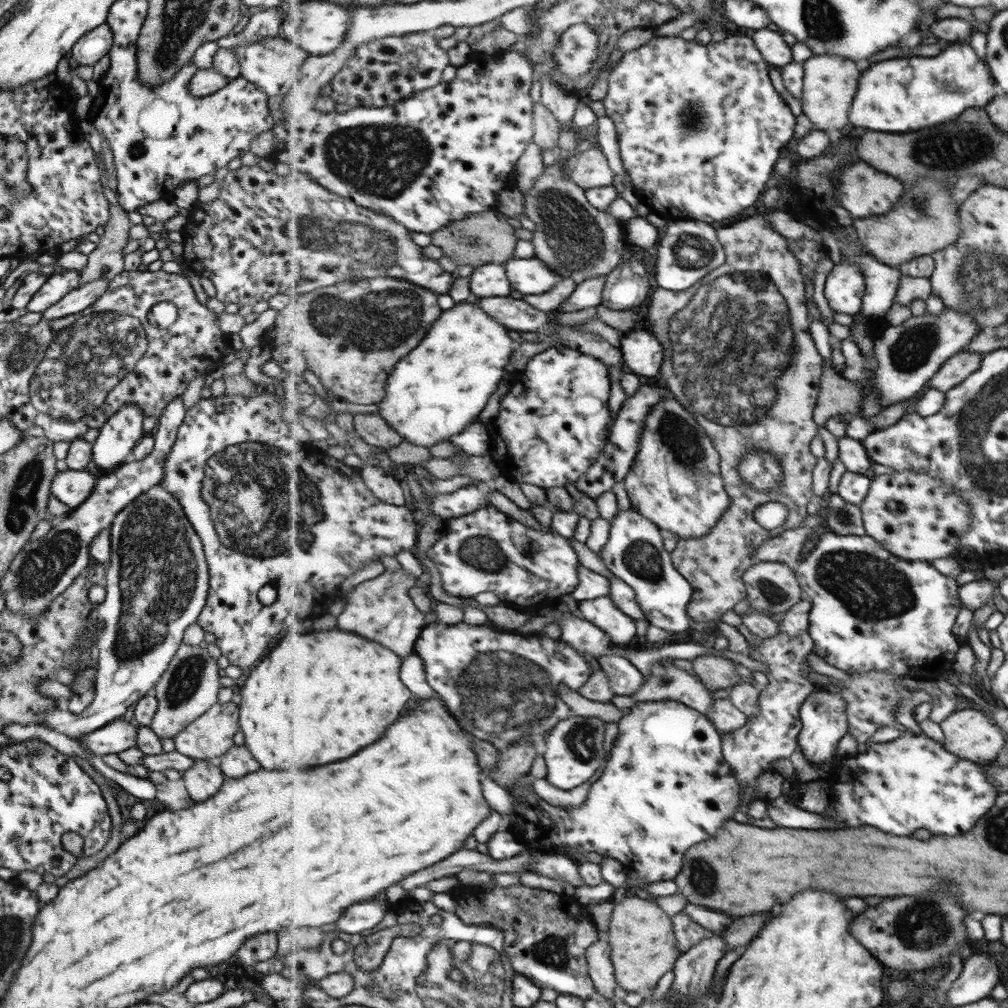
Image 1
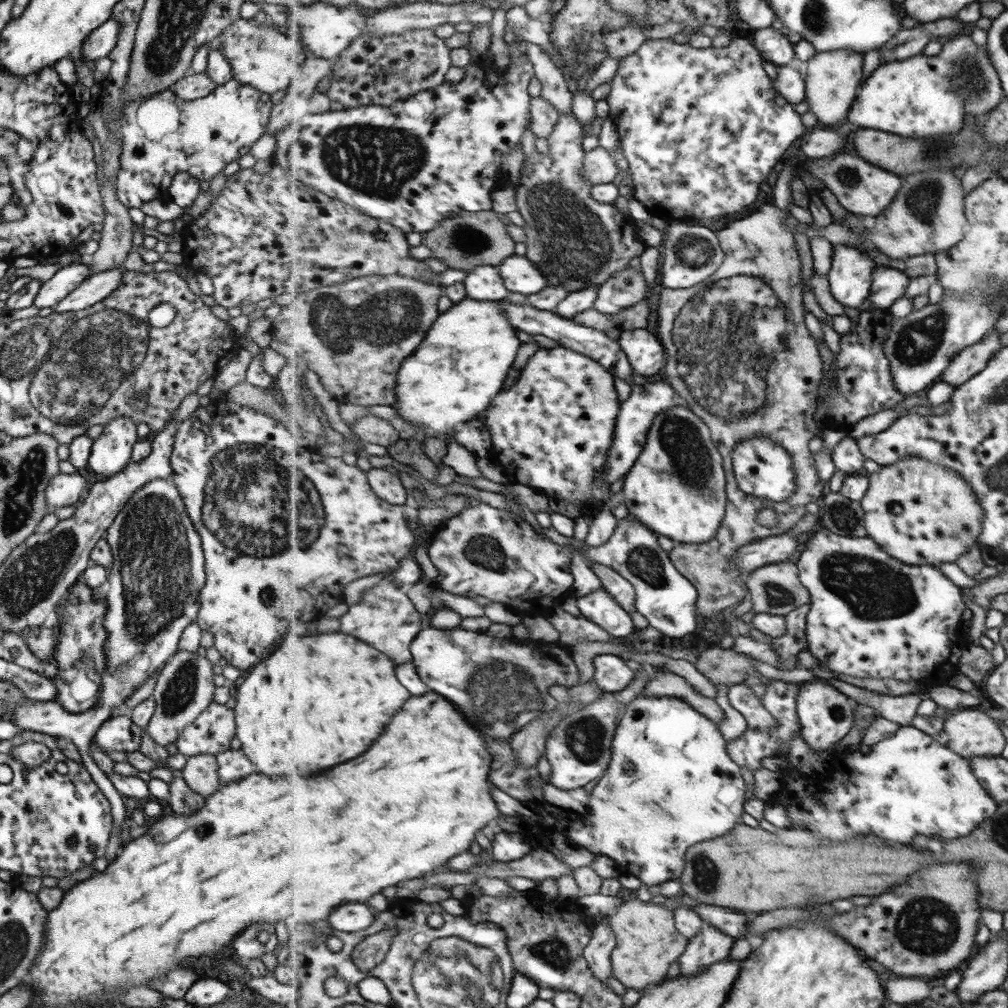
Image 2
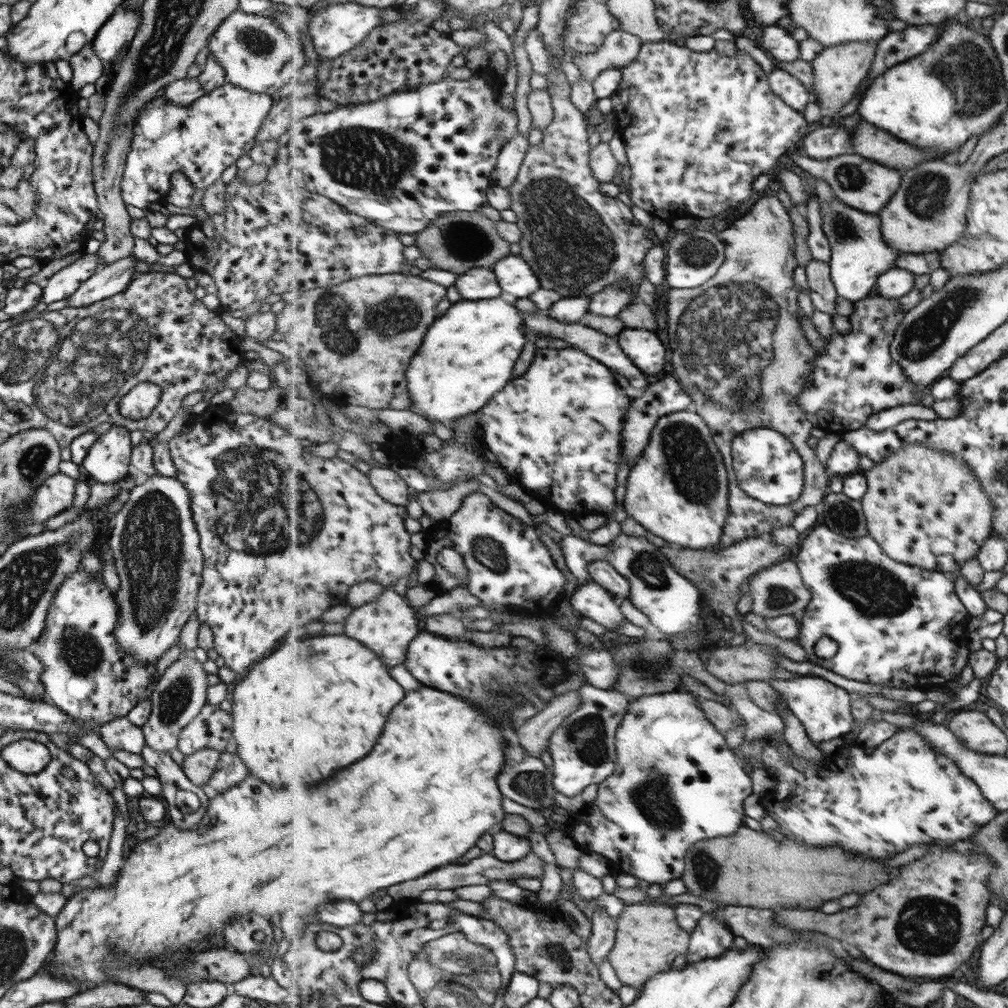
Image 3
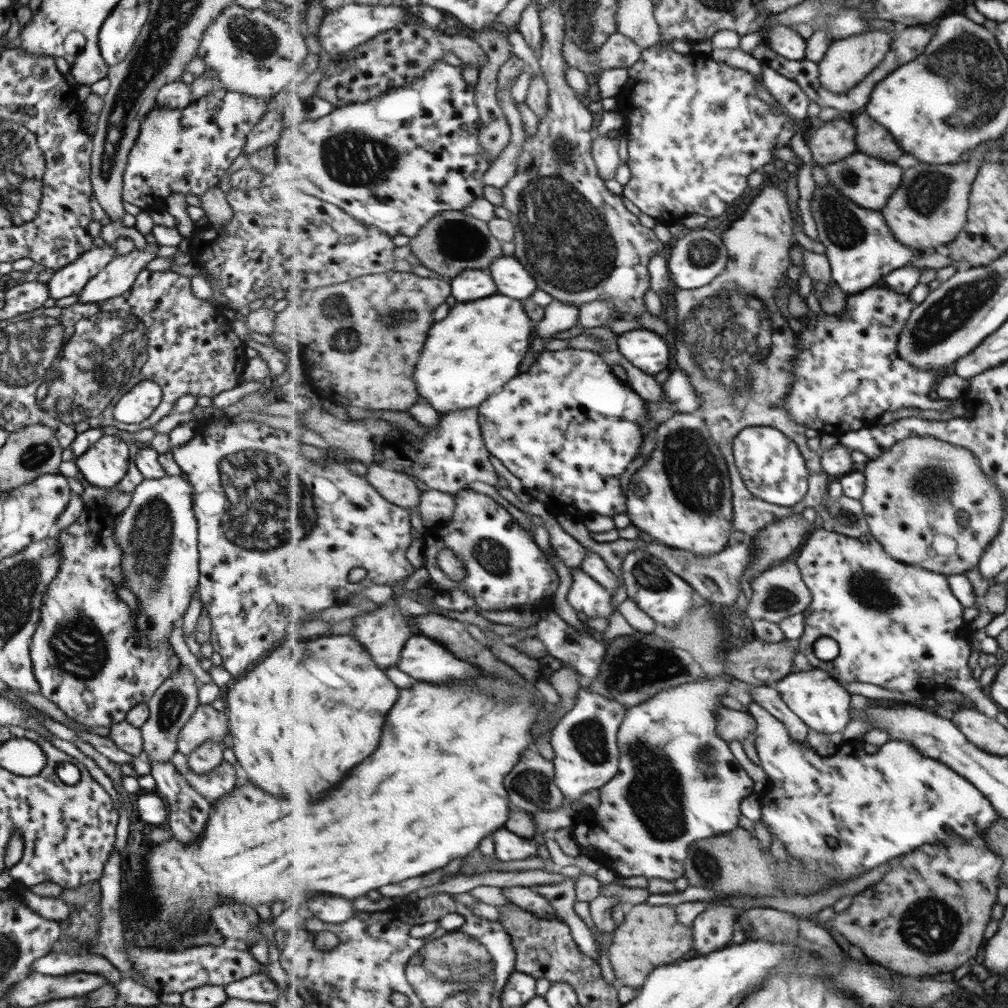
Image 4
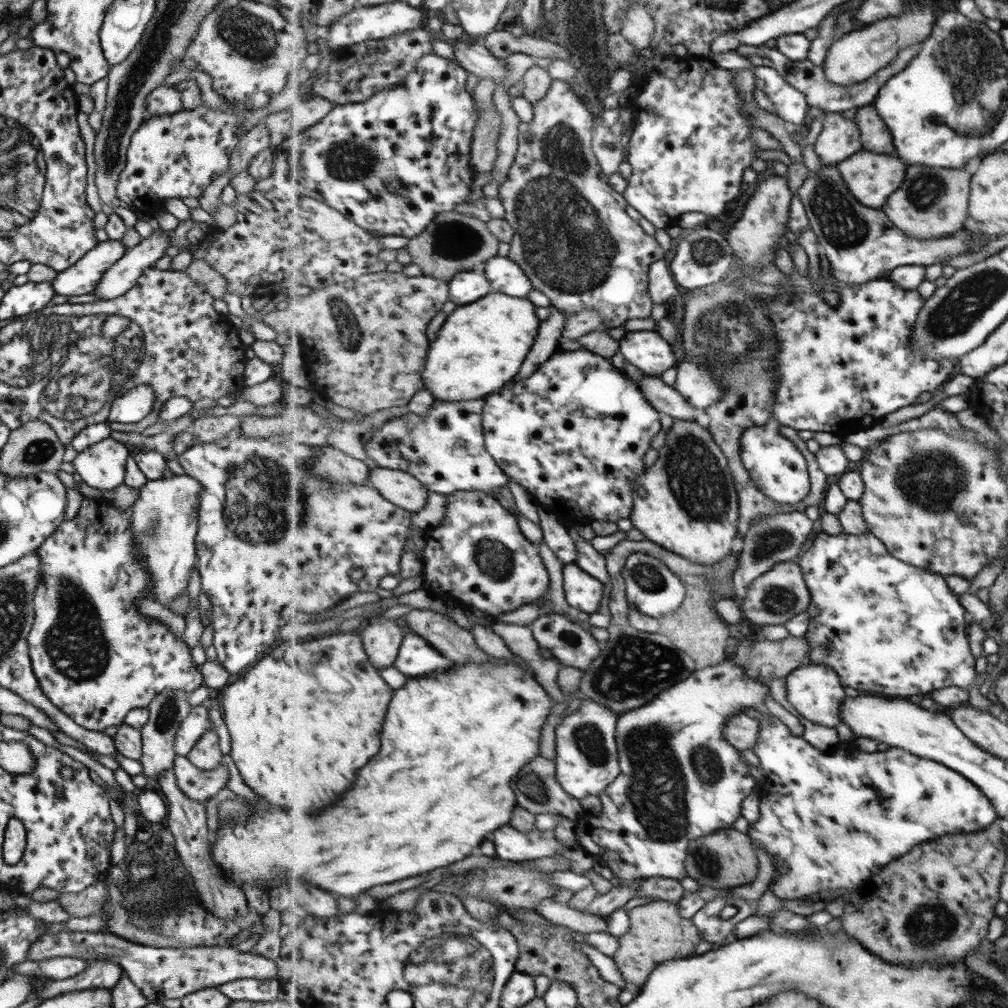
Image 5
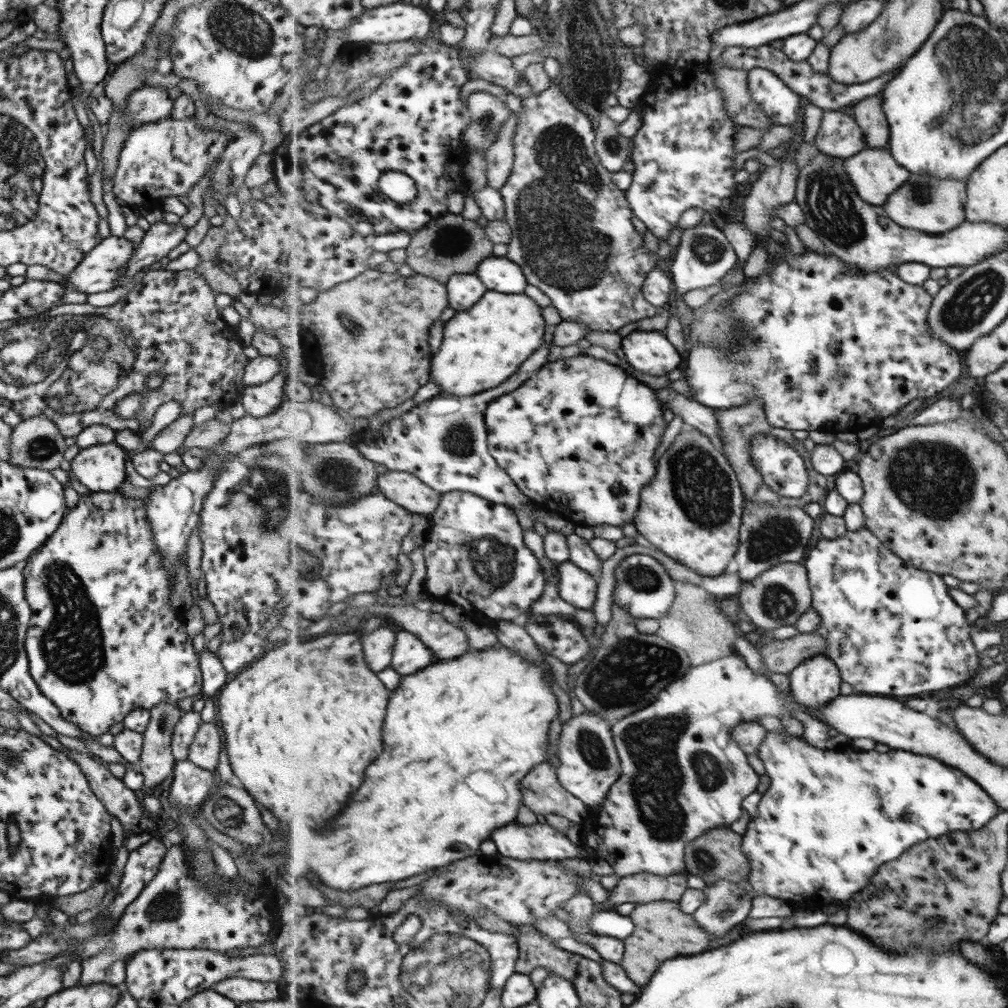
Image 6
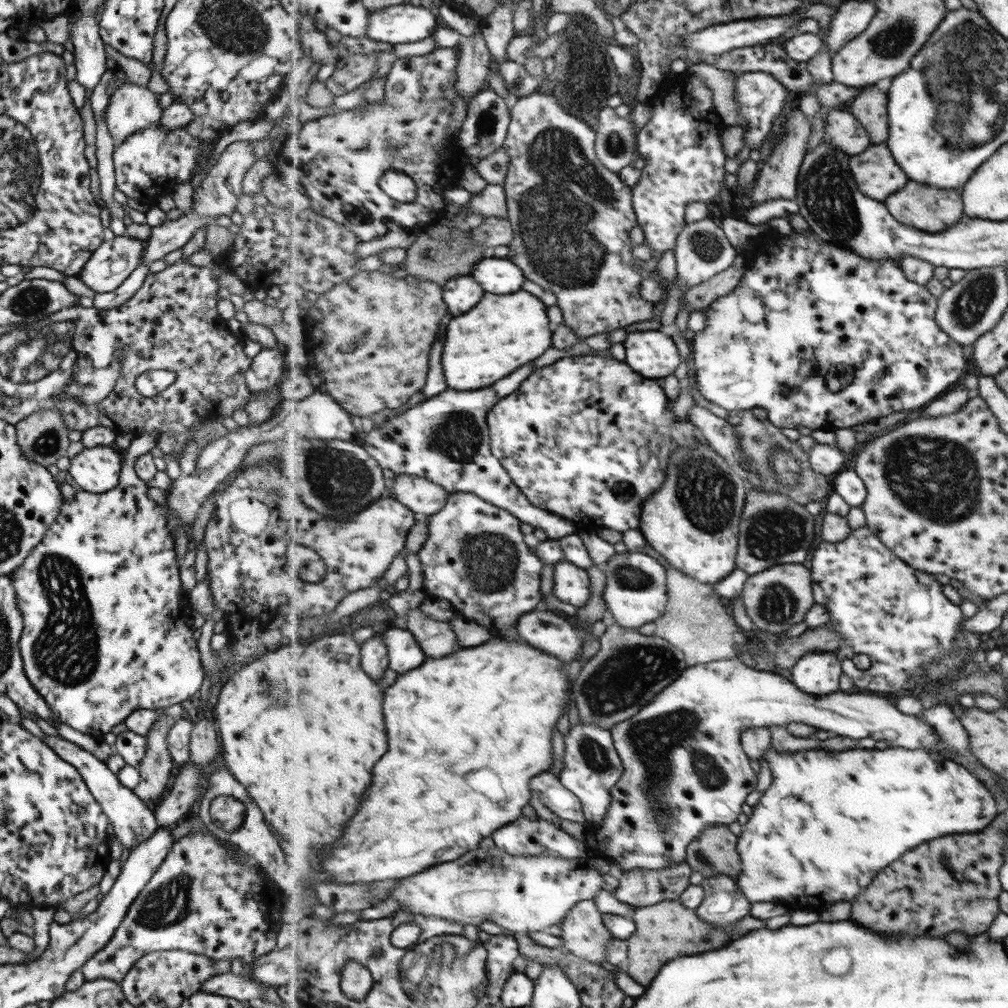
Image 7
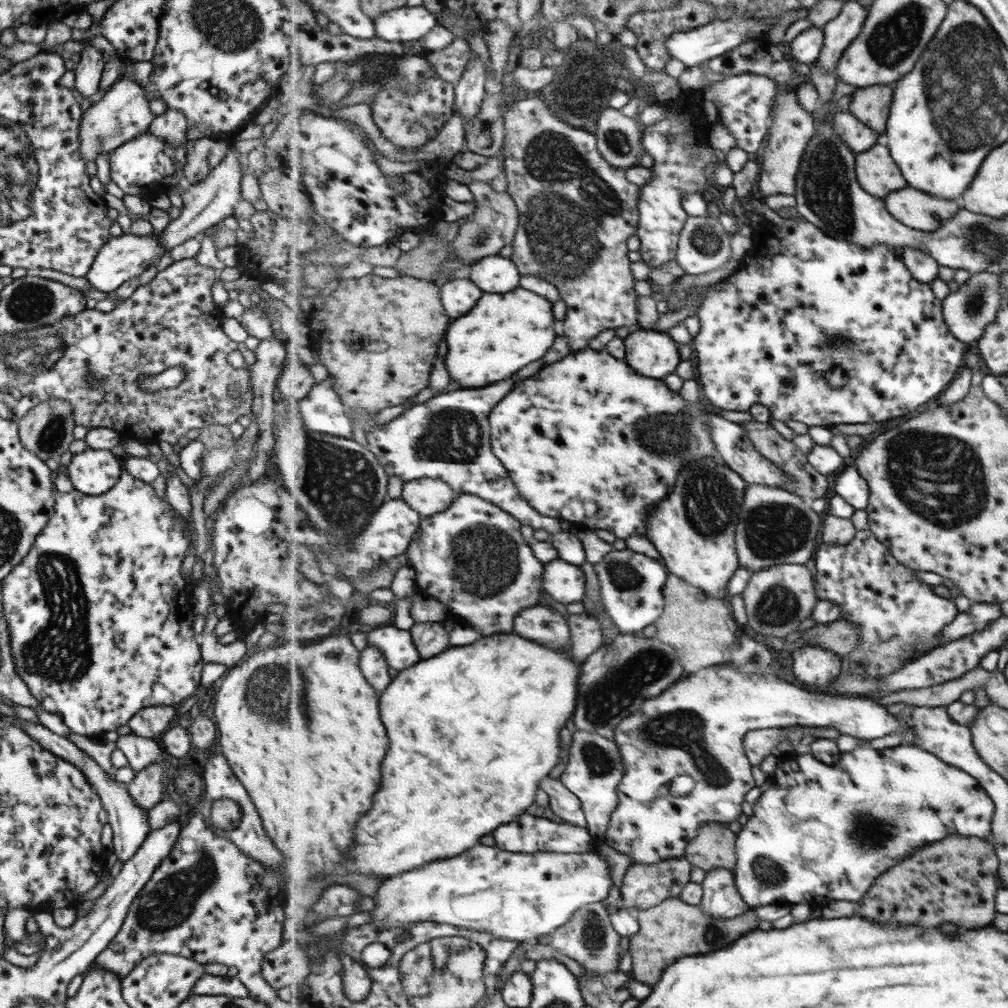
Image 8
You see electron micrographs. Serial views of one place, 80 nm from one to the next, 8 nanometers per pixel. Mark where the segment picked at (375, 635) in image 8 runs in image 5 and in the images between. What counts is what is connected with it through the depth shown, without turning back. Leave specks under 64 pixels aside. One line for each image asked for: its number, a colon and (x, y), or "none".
5: (417, 658)
6: (411, 655)
7: (405, 653)

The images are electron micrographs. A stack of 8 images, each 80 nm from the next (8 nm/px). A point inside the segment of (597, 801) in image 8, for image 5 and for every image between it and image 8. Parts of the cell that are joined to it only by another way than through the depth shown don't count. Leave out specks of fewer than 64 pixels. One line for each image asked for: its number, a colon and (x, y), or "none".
5: (588, 760)
6: (590, 765)
7: (592, 764)

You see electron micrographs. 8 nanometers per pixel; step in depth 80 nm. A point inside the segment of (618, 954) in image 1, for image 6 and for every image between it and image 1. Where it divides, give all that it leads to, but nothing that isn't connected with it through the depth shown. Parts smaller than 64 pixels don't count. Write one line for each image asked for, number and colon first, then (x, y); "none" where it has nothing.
2: (649, 941)
3: (648, 939)
4: (651, 937)
5: (658, 933)
6: (664, 931)

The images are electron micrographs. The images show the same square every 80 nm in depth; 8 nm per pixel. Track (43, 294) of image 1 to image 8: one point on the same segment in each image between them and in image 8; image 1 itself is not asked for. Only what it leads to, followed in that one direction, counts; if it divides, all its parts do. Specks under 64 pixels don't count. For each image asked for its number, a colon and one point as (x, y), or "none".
2: (66, 279)
3: (64, 282)
4: (69, 280)
5: (80, 279)
6: (97, 272)
7: (117, 256)
8: (120, 258)

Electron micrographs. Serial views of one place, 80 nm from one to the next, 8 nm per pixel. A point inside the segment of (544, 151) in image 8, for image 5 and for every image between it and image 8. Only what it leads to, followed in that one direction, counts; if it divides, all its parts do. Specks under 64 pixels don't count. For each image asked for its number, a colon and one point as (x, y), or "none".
5: (573, 237)
6: (572, 232)
7: (572, 216)

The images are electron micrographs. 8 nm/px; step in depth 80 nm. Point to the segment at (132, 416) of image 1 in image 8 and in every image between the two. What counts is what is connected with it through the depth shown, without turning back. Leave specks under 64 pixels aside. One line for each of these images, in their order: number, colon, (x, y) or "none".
2: (110, 452)
3: (107, 460)
4: (103, 464)
5: (101, 466)
6: (100, 468)
7: (96, 469)
8: (93, 472)

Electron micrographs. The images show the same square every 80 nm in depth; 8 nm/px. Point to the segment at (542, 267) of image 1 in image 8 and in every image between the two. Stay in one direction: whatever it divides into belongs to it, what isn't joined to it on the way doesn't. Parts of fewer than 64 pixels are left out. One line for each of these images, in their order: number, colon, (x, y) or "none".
2: (521, 275)
3: (517, 279)
4: (513, 279)
5: (505, 275)
6: (502, 275)
7: (497, 275)
8: (496, 274)

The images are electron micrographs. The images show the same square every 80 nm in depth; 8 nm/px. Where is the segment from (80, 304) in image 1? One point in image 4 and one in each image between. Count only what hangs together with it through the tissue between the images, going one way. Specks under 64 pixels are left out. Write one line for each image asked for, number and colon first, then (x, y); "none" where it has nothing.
2: (94, 288)
3: (107, 281)
4: (116, 278)

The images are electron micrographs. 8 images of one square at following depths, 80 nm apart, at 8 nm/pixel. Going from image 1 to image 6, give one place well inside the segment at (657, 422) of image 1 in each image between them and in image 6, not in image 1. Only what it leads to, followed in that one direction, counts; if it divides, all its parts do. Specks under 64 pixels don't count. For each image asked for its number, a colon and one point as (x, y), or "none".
2: (678, 487)
3: (679, 489)
4: (682, 497)
5: (687, 502)
6: (693, 510)

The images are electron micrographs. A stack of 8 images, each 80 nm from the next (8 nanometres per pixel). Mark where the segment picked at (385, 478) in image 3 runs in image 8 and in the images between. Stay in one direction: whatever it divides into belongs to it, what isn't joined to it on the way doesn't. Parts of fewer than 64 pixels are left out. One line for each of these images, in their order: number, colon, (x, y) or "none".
4: (398, 487)
5: (406, 490)
6: (408, 490)
7: (425, 497)
8: (429, 496)

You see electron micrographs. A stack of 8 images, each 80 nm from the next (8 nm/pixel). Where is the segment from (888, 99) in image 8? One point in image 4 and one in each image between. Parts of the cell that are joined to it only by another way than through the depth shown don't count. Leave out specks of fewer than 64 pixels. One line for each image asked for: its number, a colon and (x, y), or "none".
4: (873, 139)
5: (876, 137)
6: (869, 113)
7: (870, 106)

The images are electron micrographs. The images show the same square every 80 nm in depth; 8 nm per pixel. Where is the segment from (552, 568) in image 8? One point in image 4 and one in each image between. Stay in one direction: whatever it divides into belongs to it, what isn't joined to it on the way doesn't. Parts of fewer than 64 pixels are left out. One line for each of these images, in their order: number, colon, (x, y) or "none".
4: (587, 595)
5: (584, 592)
6: (577, 586)
7: (571, 584)

